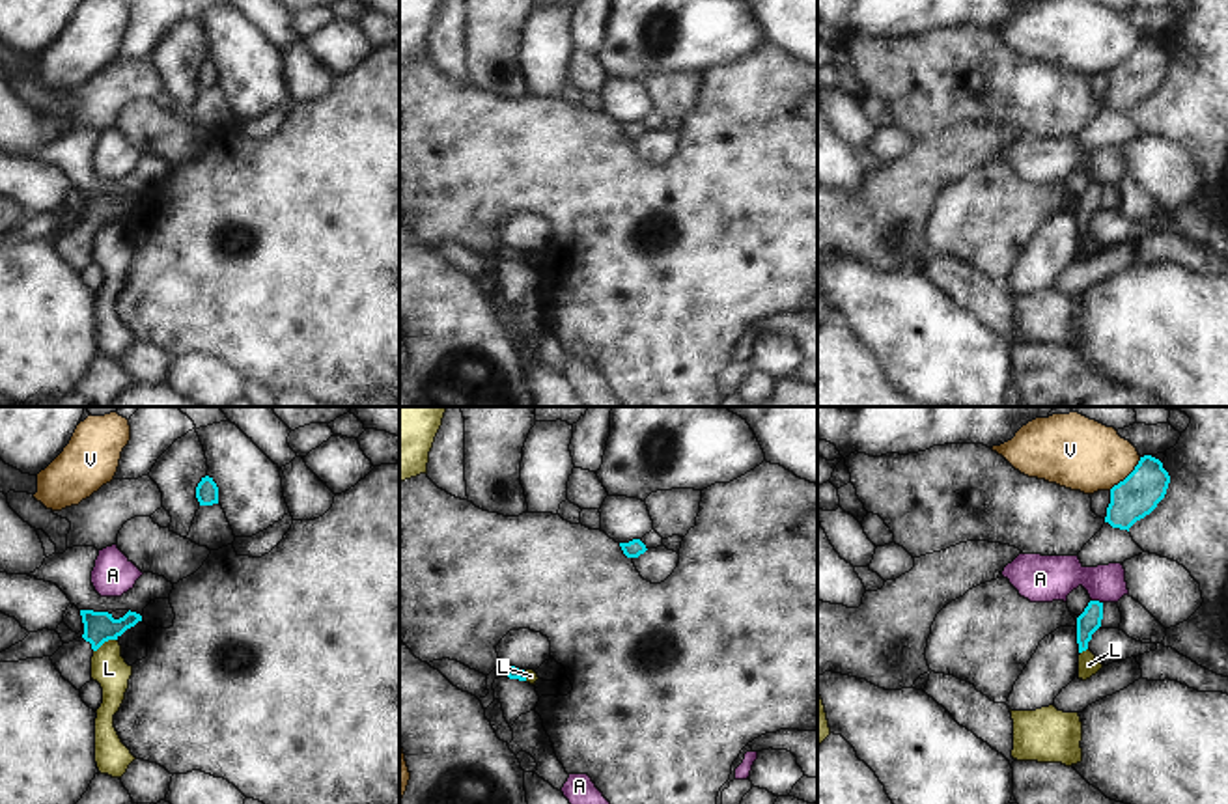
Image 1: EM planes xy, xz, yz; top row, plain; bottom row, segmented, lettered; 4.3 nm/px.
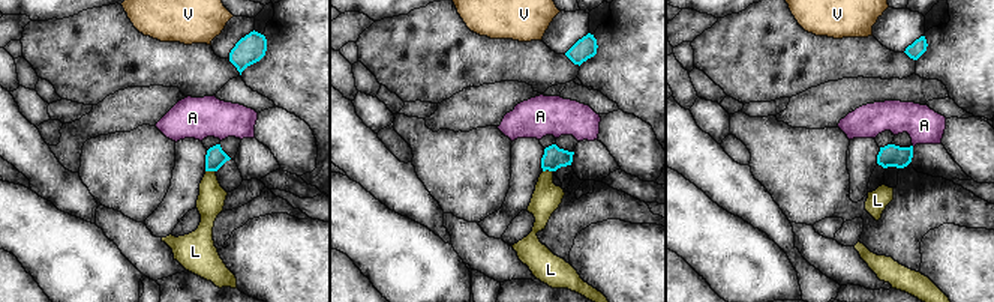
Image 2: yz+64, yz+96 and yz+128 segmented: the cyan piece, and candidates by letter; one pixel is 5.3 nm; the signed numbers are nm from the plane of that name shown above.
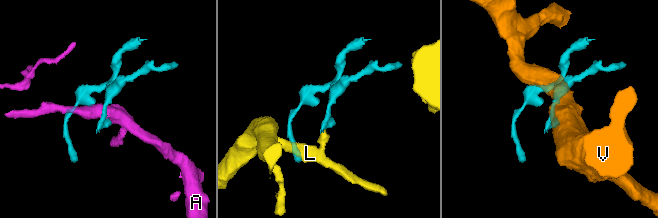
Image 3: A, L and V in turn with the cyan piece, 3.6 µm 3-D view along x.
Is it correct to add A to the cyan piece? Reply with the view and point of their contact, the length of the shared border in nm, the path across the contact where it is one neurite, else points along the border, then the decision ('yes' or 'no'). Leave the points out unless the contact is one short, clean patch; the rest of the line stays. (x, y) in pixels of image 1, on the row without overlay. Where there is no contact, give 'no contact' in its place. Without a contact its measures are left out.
meets cyan in yz at (1098, 183); contact 50 nm long; border along yz (1092, 181), (1102, 185); no

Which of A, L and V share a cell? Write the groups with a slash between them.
A / L / V

